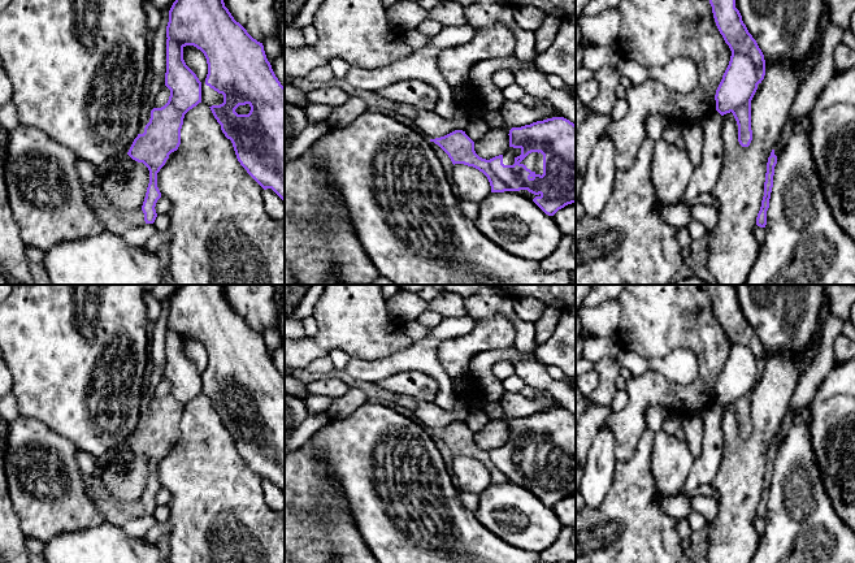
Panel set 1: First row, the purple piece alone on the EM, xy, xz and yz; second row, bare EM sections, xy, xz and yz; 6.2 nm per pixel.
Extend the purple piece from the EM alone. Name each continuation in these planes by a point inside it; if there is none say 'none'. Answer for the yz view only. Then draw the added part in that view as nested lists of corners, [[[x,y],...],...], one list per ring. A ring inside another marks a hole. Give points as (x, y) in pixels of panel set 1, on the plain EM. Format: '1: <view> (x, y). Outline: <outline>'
none

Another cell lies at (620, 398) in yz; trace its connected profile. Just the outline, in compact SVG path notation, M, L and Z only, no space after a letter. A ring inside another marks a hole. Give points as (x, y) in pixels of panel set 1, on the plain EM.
M617 390L617 393L615 394L612 403L611 403L611 410L612 412L619 412L621 411L625 404L628 402L628 394L625 390Z

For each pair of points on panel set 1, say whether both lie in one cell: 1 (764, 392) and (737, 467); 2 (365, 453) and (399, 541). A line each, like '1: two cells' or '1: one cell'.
1: one cell
2: one cell

